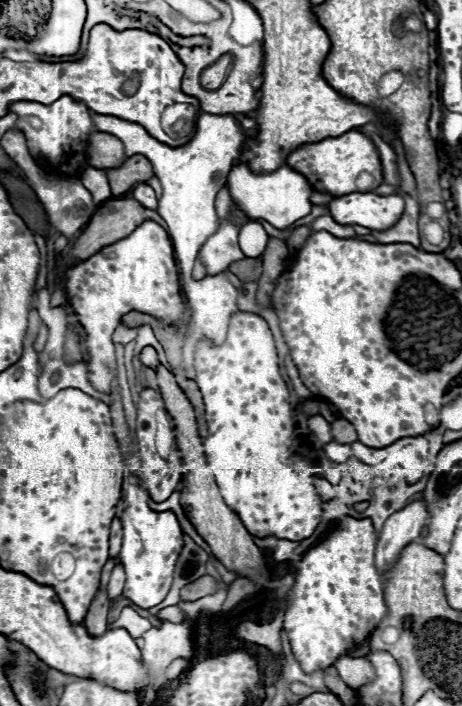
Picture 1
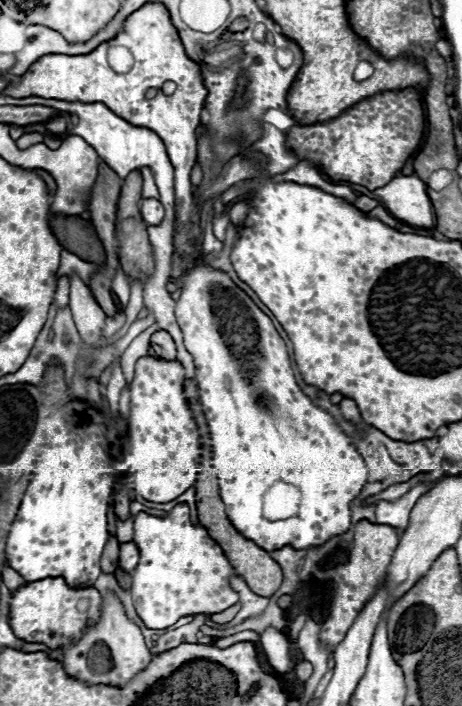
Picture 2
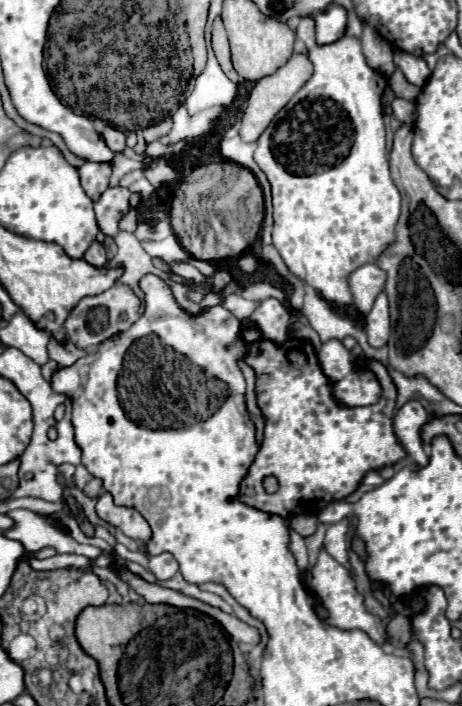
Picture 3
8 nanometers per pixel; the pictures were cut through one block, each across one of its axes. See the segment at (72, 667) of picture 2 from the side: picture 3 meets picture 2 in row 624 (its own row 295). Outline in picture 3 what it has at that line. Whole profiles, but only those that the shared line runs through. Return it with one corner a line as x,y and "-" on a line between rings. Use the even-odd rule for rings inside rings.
114,284
110,290
106,290
102,294
82,298
72,308
72,312
68,314
68,318
64,322
64,330
66,330
66,336
70,338
70,342
74,346
90,350
90,348
98,346
100,342
104,342
104,340
108,340
108,338
124,332
126,328
130,328
130,324
134,322
134,318
140,318
138,310
140,310
140,300
130,290
130,286
126,286
126,284

